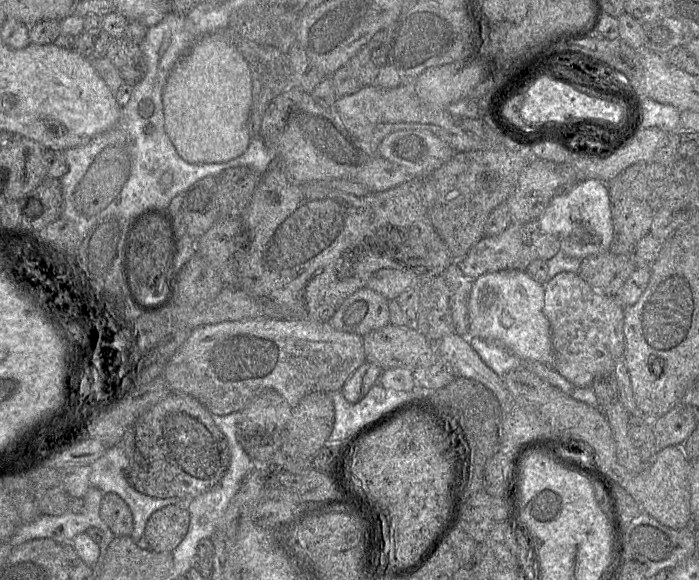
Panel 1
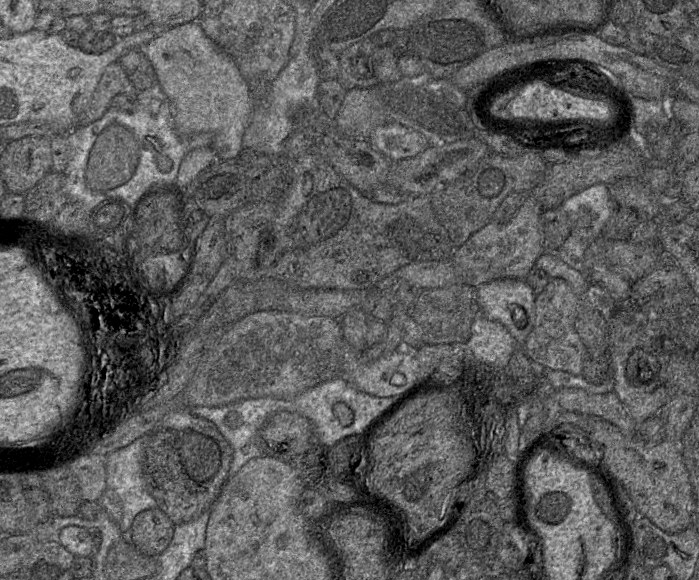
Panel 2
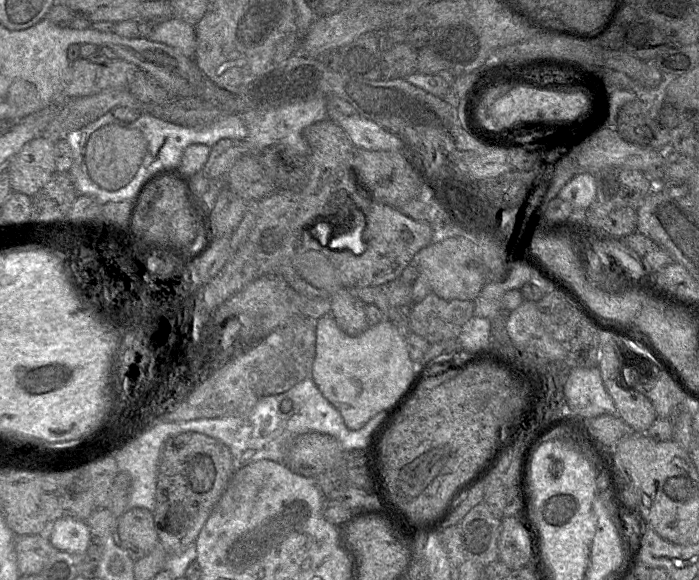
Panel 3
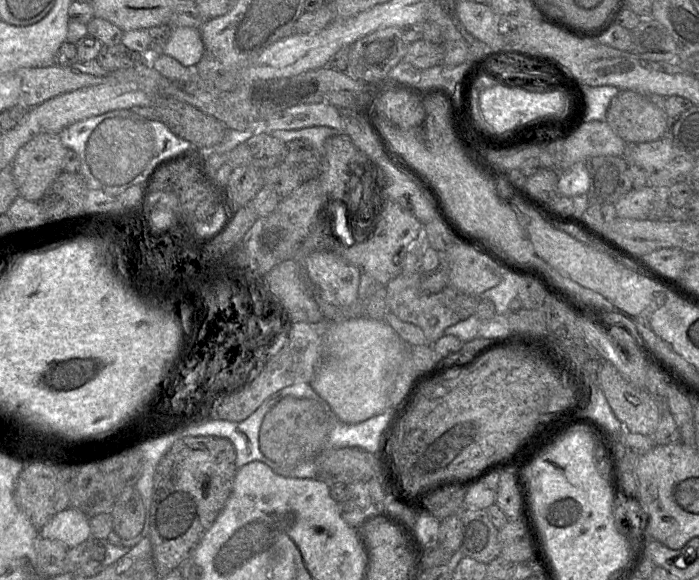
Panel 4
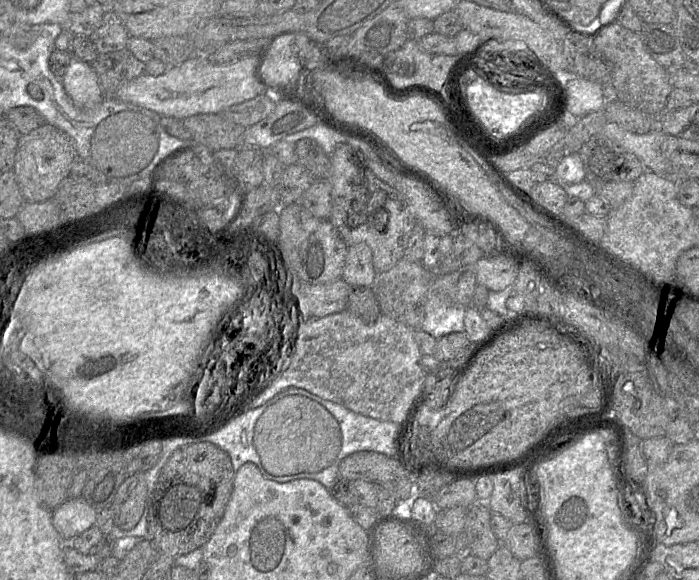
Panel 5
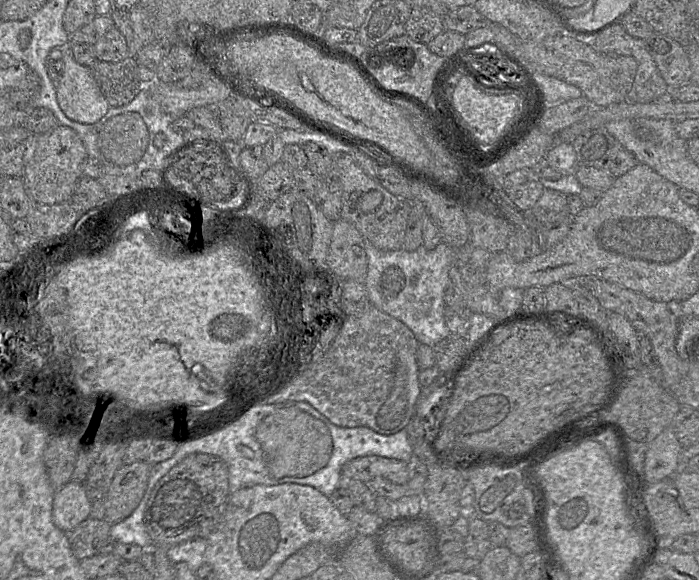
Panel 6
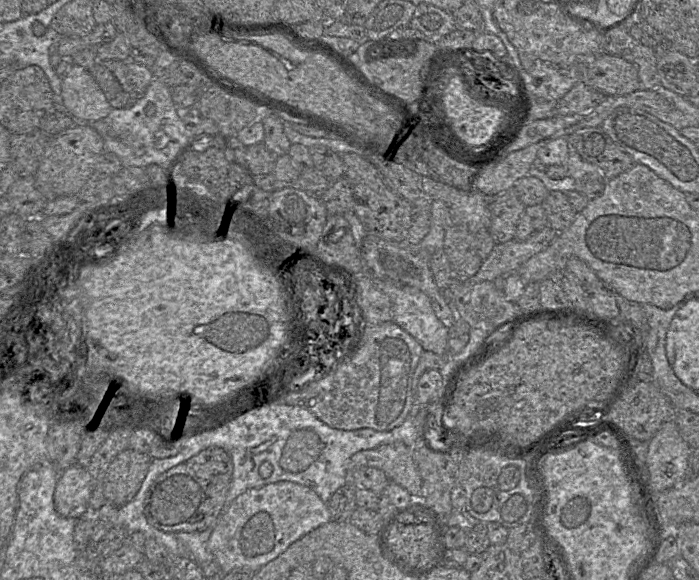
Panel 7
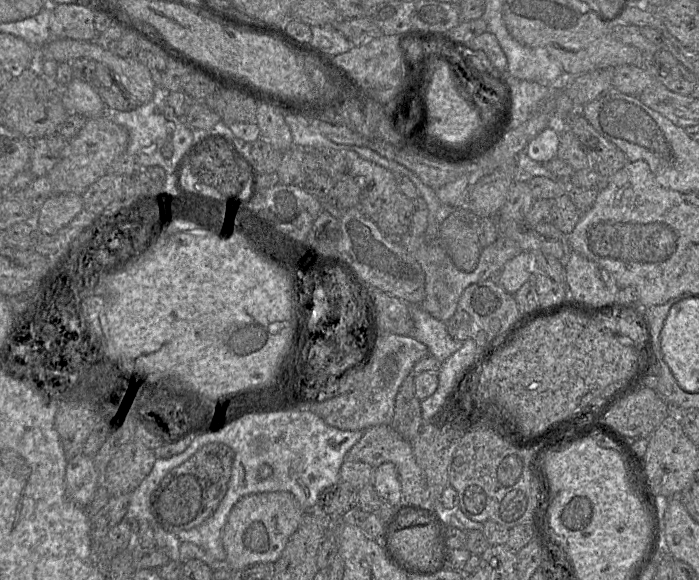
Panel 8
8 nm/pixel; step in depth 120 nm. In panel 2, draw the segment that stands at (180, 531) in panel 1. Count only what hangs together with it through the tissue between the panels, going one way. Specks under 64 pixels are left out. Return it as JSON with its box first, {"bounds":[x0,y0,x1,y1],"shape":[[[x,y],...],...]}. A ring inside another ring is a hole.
{"bounds":[121,508,175,558],"shape":[[[159,508],[139,512],[130,529],[121,534],[142,554],[157,558],[170,544],[175,531],[174,523]]]}

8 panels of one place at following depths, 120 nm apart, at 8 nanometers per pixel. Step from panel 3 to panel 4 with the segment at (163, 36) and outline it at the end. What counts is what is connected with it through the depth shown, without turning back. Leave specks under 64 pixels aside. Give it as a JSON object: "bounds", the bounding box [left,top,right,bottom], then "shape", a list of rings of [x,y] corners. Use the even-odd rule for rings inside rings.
{"bounds":[163,27,204,67],"shape":[[[191,27],[171,28],[171,35],[163,54],[185,67],[195,67],[204,53],[199,29]]]}

